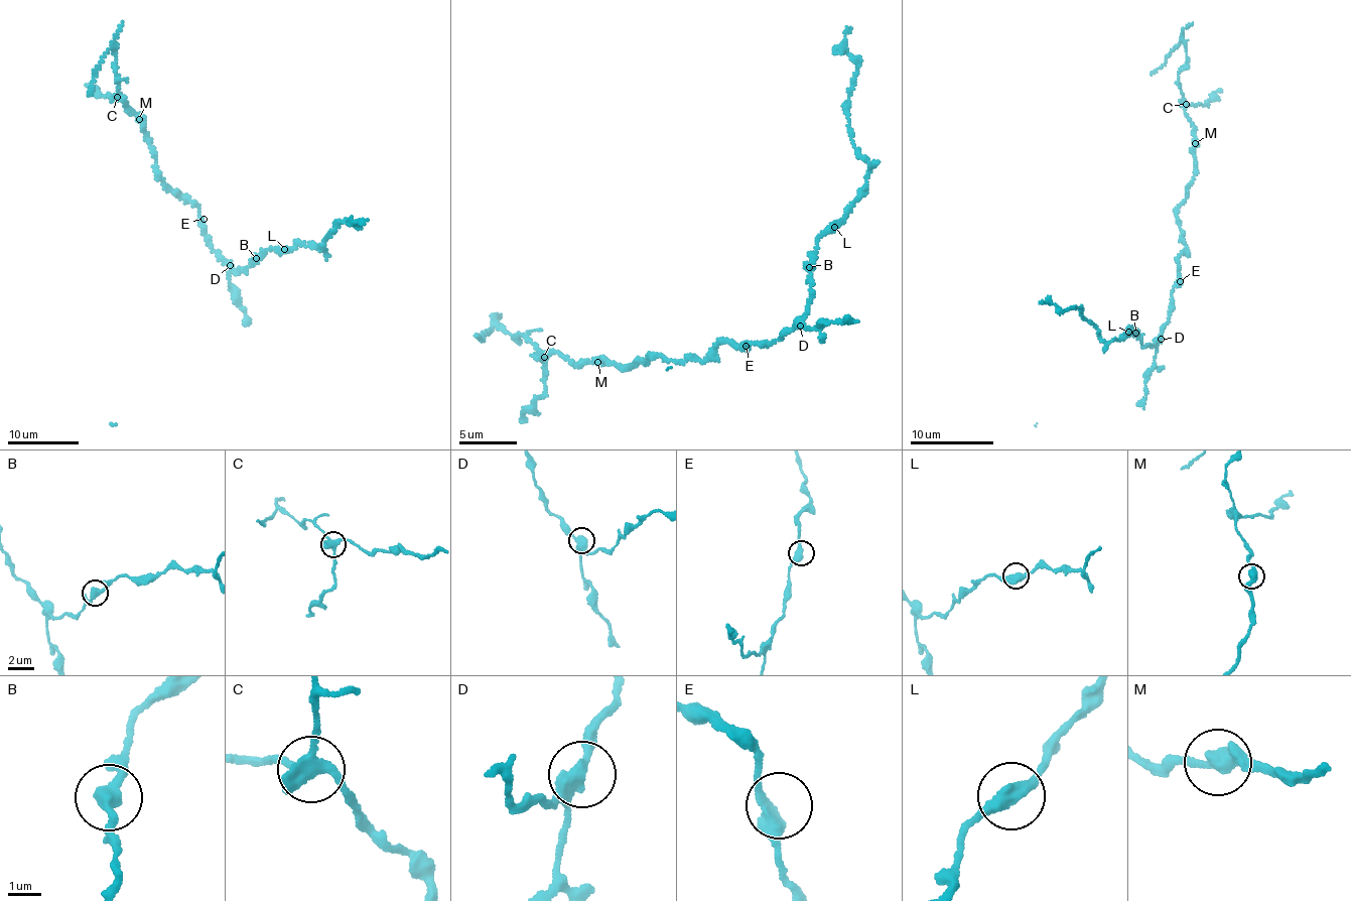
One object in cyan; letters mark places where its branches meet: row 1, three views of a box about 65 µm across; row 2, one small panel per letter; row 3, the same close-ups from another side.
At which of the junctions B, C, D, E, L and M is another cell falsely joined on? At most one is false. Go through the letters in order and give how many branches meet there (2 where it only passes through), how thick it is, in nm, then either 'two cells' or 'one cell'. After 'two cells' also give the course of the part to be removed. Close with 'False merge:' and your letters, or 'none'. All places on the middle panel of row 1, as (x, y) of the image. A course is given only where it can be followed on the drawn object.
B: branches 2; calibre 400 nm; one cell
C: branches 3; calibre 380 nm; two cells; course (545, 357), (520, 334), (516, 339), (494, 327), (482, 337), (485, 341), (476, 337)
D: branches 3; calibre 380 nm; one cell
E: branches 2; calibre 380 nm; one cell
L: branches 2; calibre 460 nm; one cell
M: branches 2; calibre 400 nm; one cell
False merge: C

